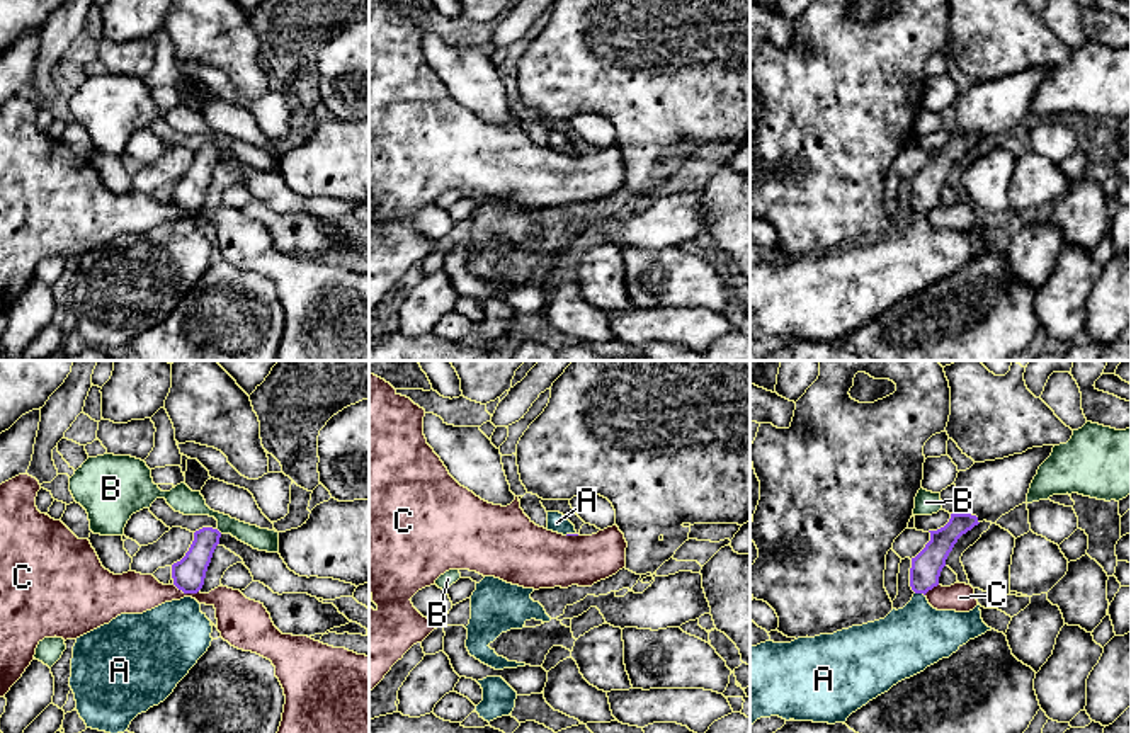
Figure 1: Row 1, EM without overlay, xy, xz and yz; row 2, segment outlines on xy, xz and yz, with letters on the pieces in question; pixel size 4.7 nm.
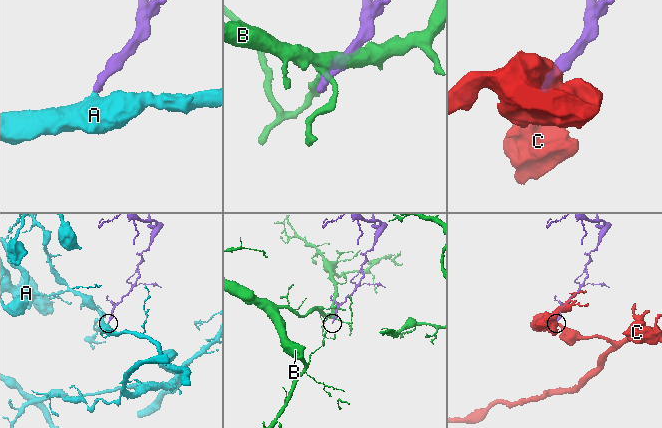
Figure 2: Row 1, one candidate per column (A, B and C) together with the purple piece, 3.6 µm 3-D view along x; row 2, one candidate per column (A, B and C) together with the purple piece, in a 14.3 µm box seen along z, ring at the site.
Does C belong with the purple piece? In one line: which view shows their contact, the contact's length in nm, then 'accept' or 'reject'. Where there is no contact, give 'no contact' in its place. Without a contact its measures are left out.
xy | 130 nm | reject

